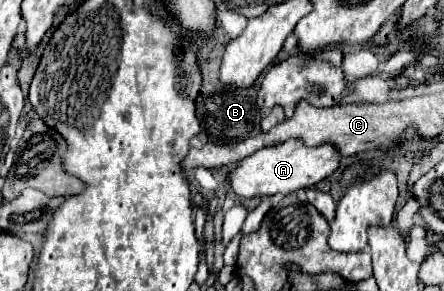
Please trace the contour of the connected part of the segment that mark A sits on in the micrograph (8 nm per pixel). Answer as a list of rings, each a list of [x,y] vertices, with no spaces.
[[[290,139],[280,143],[280,147],[264,147],[256,155],[246,157],[230,171],[226,181],[230,183],[230,189],[242,199],[288,195],[288,193],[296,193],[298,189],[314,187],[318,181],[332,175],[338,169],[338,161],[340,155],[332,145],[320,145],[314,149],[314,147],[306,147],[298,139]]]

